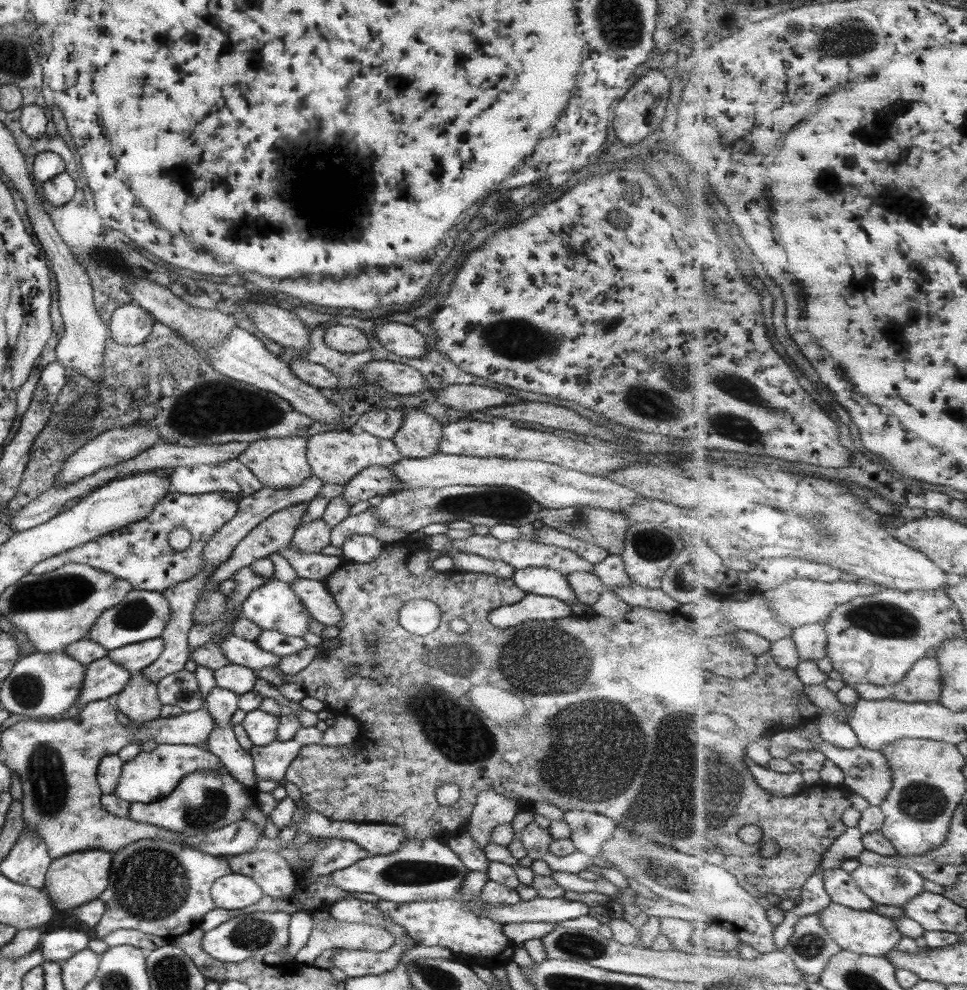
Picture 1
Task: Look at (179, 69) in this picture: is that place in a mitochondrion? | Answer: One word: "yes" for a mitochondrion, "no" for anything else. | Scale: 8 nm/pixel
no

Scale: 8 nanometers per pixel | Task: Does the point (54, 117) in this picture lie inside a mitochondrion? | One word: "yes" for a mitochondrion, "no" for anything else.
no

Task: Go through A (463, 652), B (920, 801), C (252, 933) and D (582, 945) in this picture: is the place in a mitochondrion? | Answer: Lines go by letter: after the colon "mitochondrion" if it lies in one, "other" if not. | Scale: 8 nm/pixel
A: mitochondrion
B: mitochondrion
C: mitochondrion
D: mitochondrion

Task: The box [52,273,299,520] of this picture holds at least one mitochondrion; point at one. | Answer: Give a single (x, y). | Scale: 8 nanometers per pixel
(180, 429)

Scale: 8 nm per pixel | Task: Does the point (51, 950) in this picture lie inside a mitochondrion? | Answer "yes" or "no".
no

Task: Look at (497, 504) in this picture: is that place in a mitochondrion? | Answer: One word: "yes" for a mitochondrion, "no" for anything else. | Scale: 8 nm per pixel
yes

